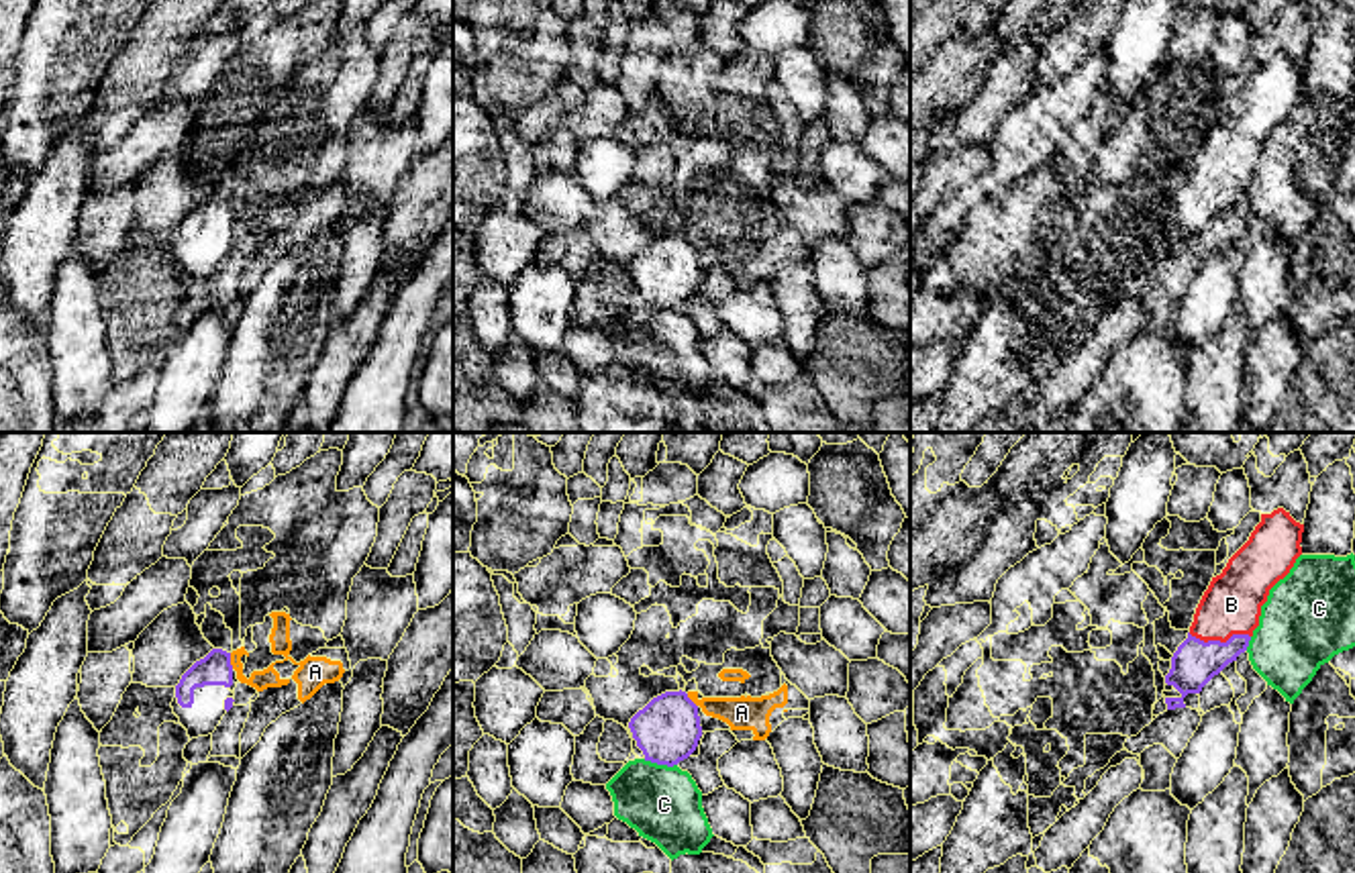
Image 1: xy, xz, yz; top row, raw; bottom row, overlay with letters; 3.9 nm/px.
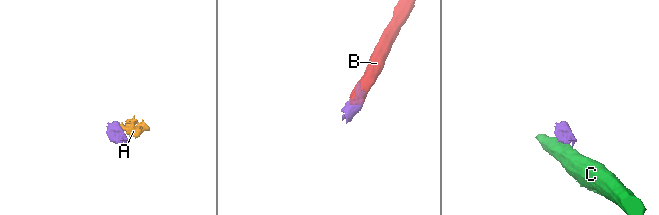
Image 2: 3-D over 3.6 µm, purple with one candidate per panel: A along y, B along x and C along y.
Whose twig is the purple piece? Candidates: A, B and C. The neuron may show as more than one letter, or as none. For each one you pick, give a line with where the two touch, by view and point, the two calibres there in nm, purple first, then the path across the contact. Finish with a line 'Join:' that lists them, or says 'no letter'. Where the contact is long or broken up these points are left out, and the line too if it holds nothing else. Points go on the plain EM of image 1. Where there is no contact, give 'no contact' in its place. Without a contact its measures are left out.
B: yz (1219, 184) | 180/240 nm
Join: B

